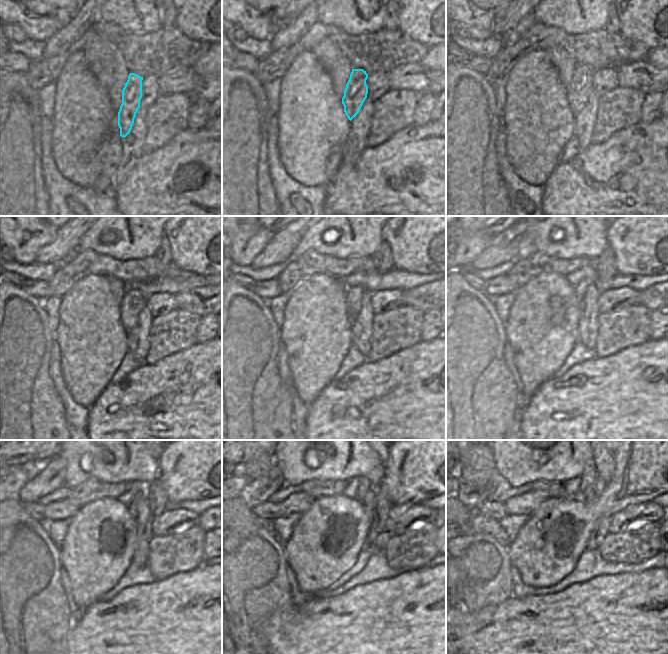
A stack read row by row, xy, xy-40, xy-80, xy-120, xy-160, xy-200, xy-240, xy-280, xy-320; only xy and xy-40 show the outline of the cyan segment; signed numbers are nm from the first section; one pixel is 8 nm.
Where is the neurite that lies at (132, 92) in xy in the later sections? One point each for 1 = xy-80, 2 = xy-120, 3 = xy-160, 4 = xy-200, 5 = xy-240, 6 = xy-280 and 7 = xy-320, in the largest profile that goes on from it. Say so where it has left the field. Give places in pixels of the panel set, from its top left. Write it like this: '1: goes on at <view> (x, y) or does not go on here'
1: goes on at xy-80 (580, 87)
2: goes on at xy-120 (133, 301)
3: goes on at xy-160 (355, 296)
4: goes on at xy-200 (585, 293)
5: goes on at xy-240 (139, 508)
6: goes on at xy-280 (366, 494)
7: goes on at xy-320 (588, 490)

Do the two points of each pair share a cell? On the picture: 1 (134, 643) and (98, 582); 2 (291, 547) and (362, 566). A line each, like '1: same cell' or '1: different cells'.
1: different cells
2: different cells

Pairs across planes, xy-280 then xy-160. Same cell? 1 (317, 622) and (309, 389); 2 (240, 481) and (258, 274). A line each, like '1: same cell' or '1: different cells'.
1: different cells
2: different cells

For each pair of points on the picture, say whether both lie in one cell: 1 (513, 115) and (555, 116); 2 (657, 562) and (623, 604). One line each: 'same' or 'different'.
1: same
2: different

